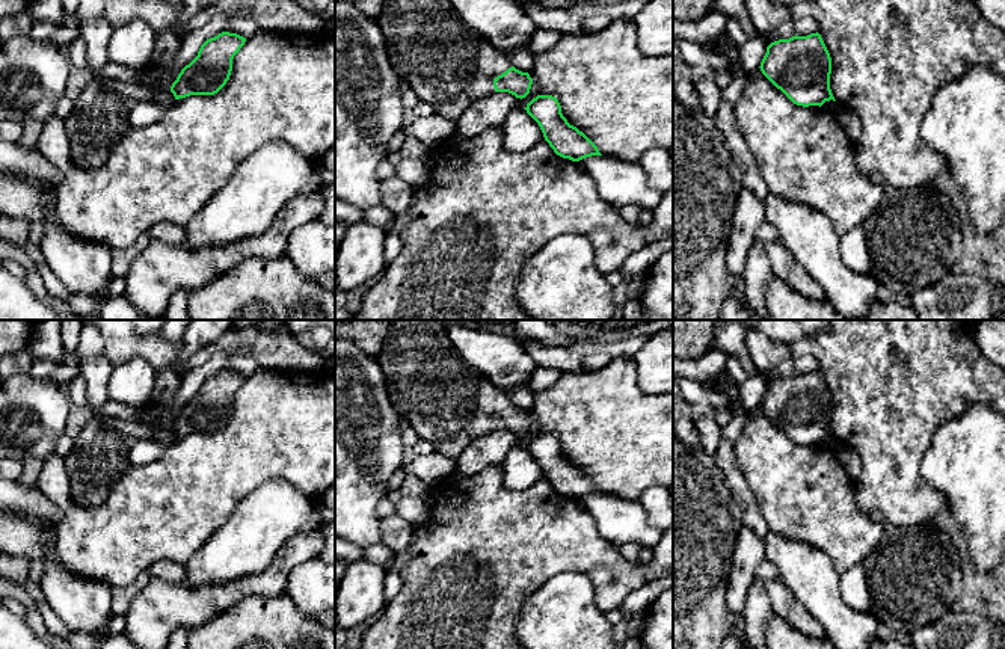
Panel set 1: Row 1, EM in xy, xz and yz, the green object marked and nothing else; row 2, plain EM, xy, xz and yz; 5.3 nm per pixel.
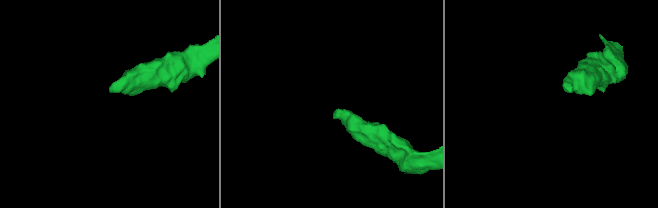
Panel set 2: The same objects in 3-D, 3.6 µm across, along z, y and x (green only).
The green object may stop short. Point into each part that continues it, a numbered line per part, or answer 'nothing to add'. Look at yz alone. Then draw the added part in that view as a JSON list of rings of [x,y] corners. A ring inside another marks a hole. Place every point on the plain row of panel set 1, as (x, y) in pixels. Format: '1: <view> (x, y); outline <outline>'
nothing to add

